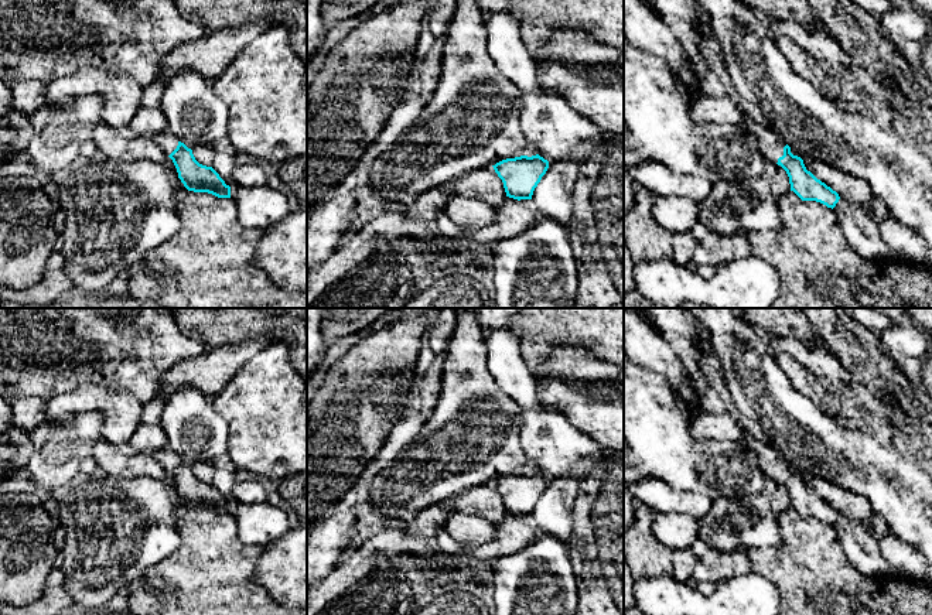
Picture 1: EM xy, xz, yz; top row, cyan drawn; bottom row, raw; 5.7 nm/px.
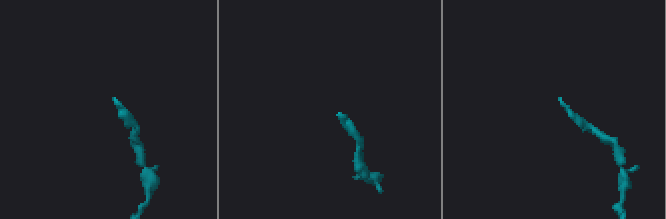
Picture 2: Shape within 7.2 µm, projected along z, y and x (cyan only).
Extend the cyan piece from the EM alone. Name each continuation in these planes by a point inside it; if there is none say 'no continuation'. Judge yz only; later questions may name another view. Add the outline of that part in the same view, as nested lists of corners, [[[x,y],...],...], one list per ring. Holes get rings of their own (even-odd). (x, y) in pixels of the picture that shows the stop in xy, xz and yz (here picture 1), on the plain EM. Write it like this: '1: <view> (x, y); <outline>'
1: yz (771, 461); [[[745,431],[744,438],[748,448],[757,454],[759,468],[765,478],[778,479],[778,475],[784,472],[784,464],[786,462],[782,454],[774,445],[754,438],[751,431]]]

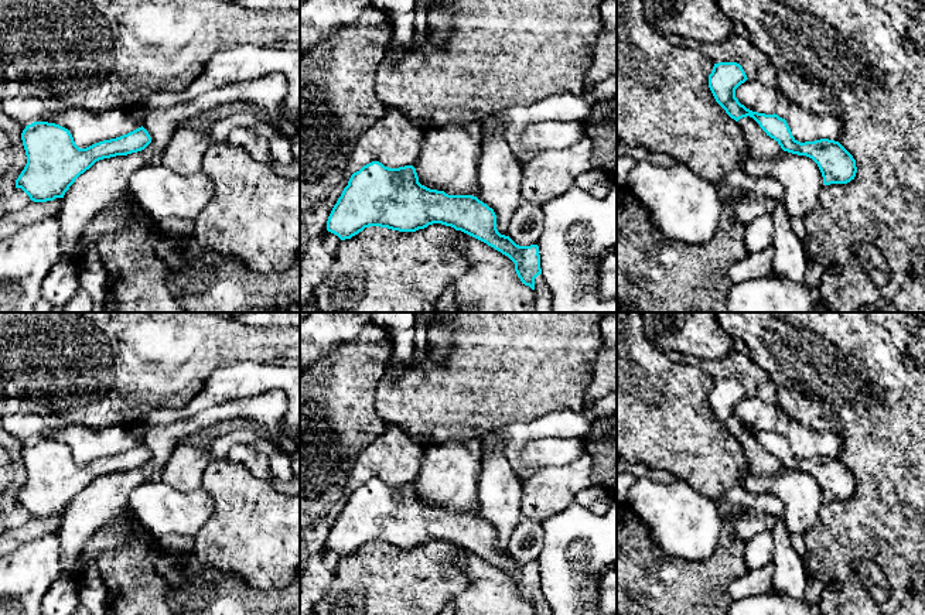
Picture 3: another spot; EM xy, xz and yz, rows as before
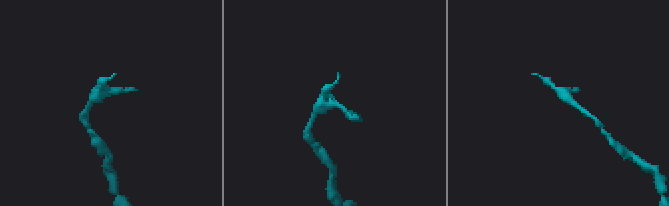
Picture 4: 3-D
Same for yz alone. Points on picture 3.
no continuation

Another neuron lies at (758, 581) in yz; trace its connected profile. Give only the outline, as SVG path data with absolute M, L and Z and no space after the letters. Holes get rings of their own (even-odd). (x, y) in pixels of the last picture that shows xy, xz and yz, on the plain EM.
M769 563L762 568L751 570L730 585L730 592L735 599L761 595L774 590L772 587L774 564Z

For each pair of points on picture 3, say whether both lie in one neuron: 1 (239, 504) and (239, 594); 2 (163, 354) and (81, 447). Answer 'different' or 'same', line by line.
1: different
2: different

